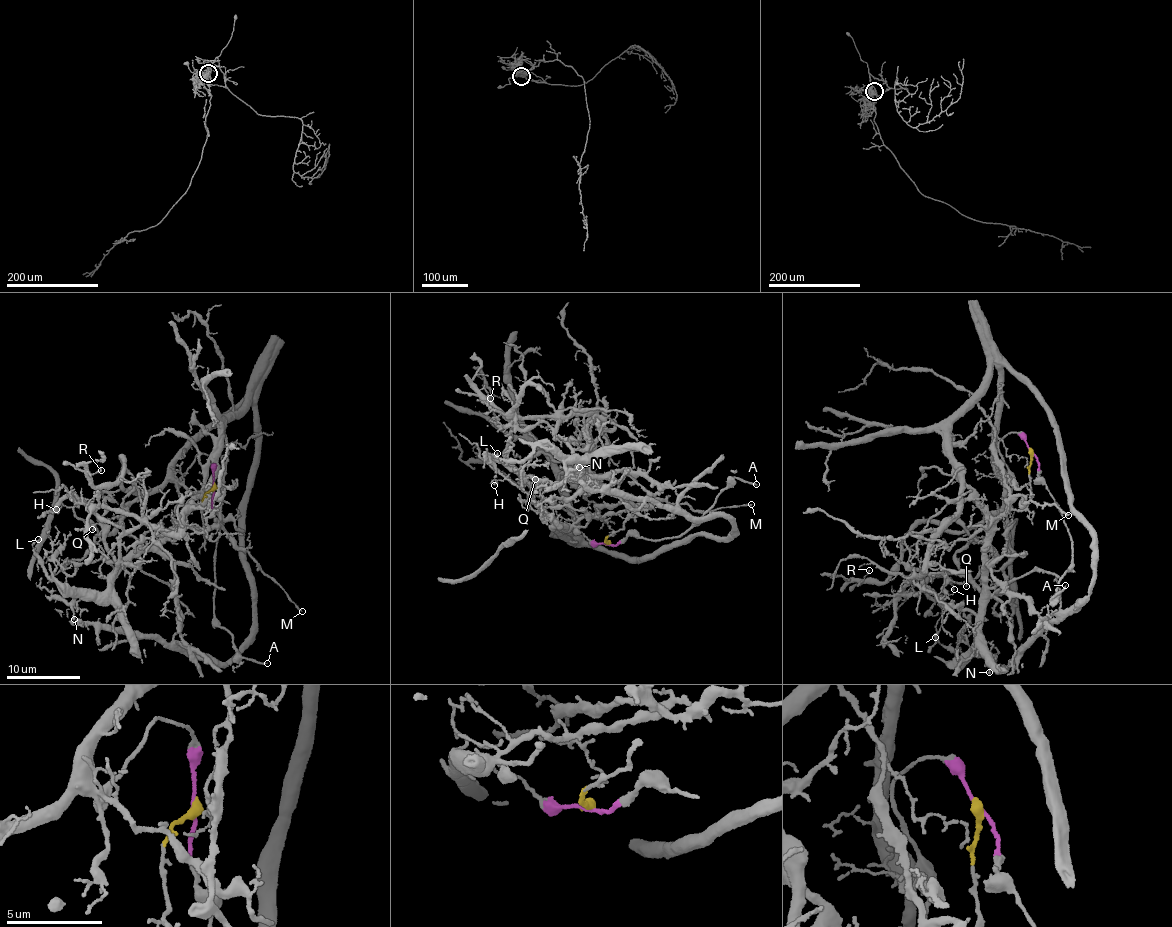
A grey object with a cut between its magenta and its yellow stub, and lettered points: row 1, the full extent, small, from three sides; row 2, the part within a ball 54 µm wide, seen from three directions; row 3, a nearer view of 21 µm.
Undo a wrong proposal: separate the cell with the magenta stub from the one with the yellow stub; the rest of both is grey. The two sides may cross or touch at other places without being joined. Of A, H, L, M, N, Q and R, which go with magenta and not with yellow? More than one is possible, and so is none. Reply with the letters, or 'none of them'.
A, H, R

